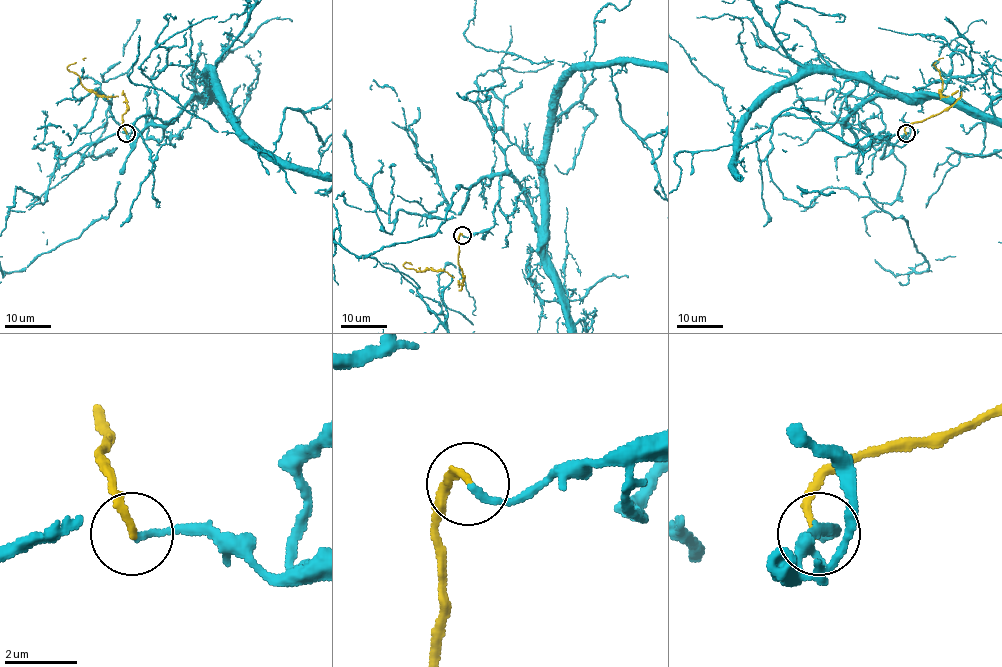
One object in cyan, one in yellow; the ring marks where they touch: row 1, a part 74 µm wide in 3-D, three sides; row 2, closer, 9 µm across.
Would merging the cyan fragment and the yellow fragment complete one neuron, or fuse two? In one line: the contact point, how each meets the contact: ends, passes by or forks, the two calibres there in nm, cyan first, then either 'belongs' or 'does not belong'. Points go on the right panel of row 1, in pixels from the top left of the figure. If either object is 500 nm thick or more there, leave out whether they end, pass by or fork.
place (906, 133); cyan ends; yellow ends; calibres 200 and 190 nm; belongs

